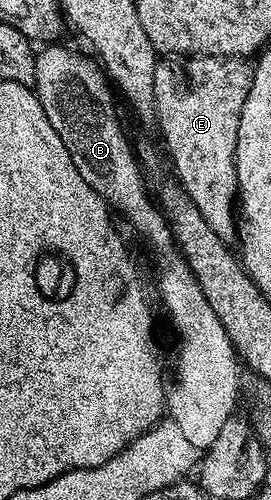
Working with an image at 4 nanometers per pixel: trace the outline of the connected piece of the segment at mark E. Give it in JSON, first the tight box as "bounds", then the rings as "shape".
{"bounds":[156,56,252,242],"shape":[[[194,56],[187,60],[190,61],[186,64],[186,81],[181,84],[174,80],[164,88],[165,95],[167,92],[178,96],[178,100],[159,99],[156,124],[162,127],[173,171],[192,202],[196,202],[196,210],[204,214],[204,222],[216,230],[221,240],[230,242],[236,236],[236,201],[240,196],[238,131],[252,68],[242,58]]]}

